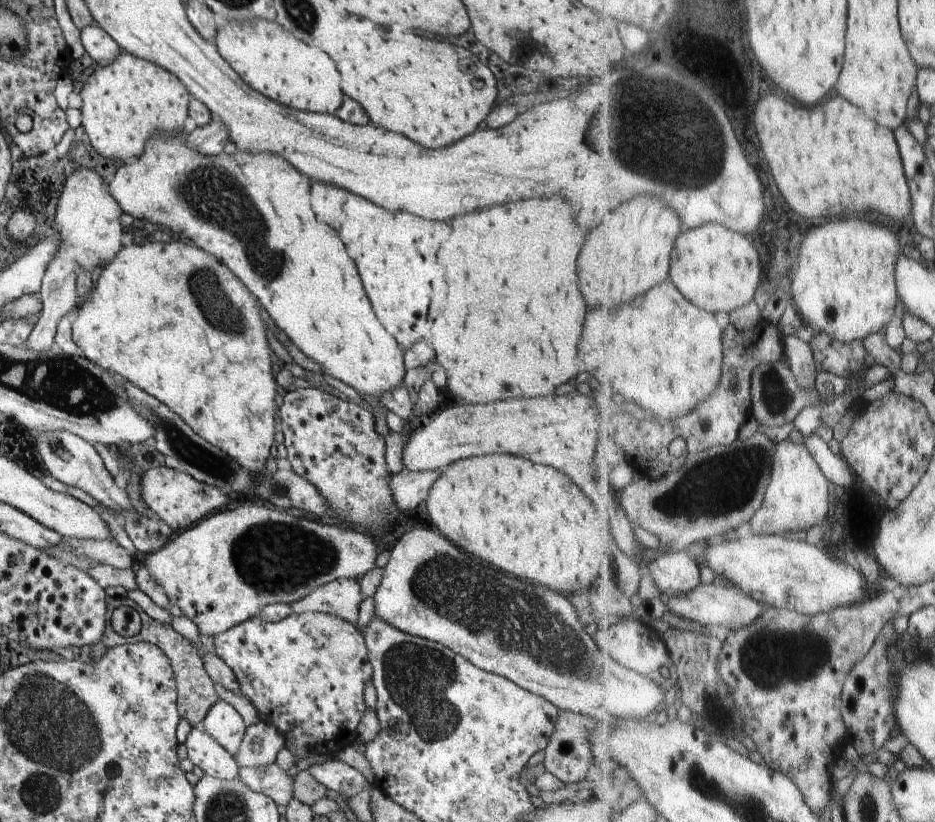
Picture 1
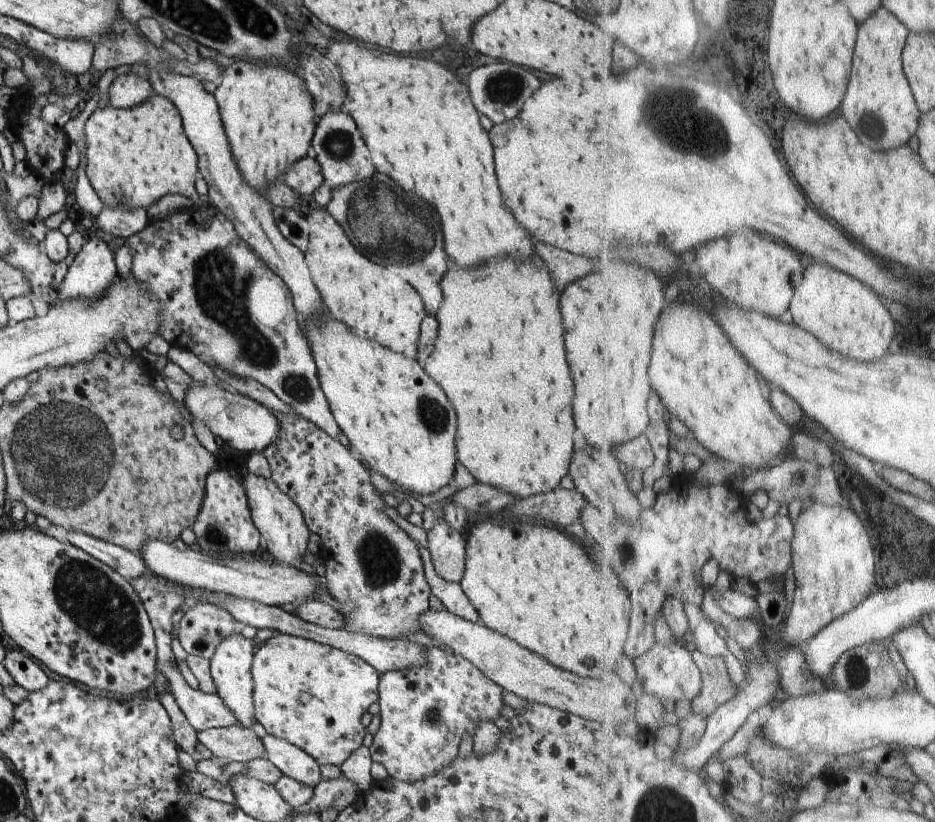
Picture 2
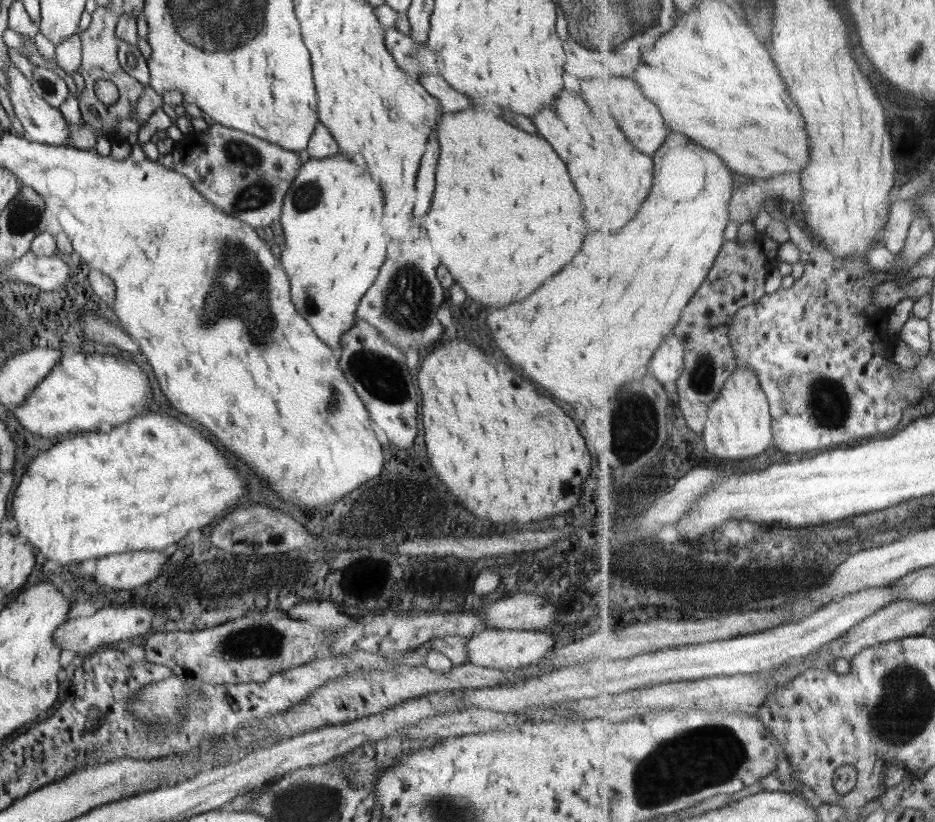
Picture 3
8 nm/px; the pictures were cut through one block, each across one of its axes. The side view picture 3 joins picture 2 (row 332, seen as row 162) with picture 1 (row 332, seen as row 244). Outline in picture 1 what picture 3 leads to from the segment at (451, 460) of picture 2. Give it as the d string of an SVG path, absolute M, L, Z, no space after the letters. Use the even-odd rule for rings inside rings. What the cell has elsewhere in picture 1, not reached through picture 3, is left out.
M181 132L176 135L154 133L145 142L143 153L117 170L108 188L123 212L132 215L138 225L152 231L163 229L178 237L185 235L198 248L224 263L254 293L296 348L322 367L322 374L352 386L377 406L384 391L403 382L404 350L374 314L358 270L336 230L314 218L310 210L308 178L281 154L237 150L234 154L222 152L204 156L187 145L187 138Z

